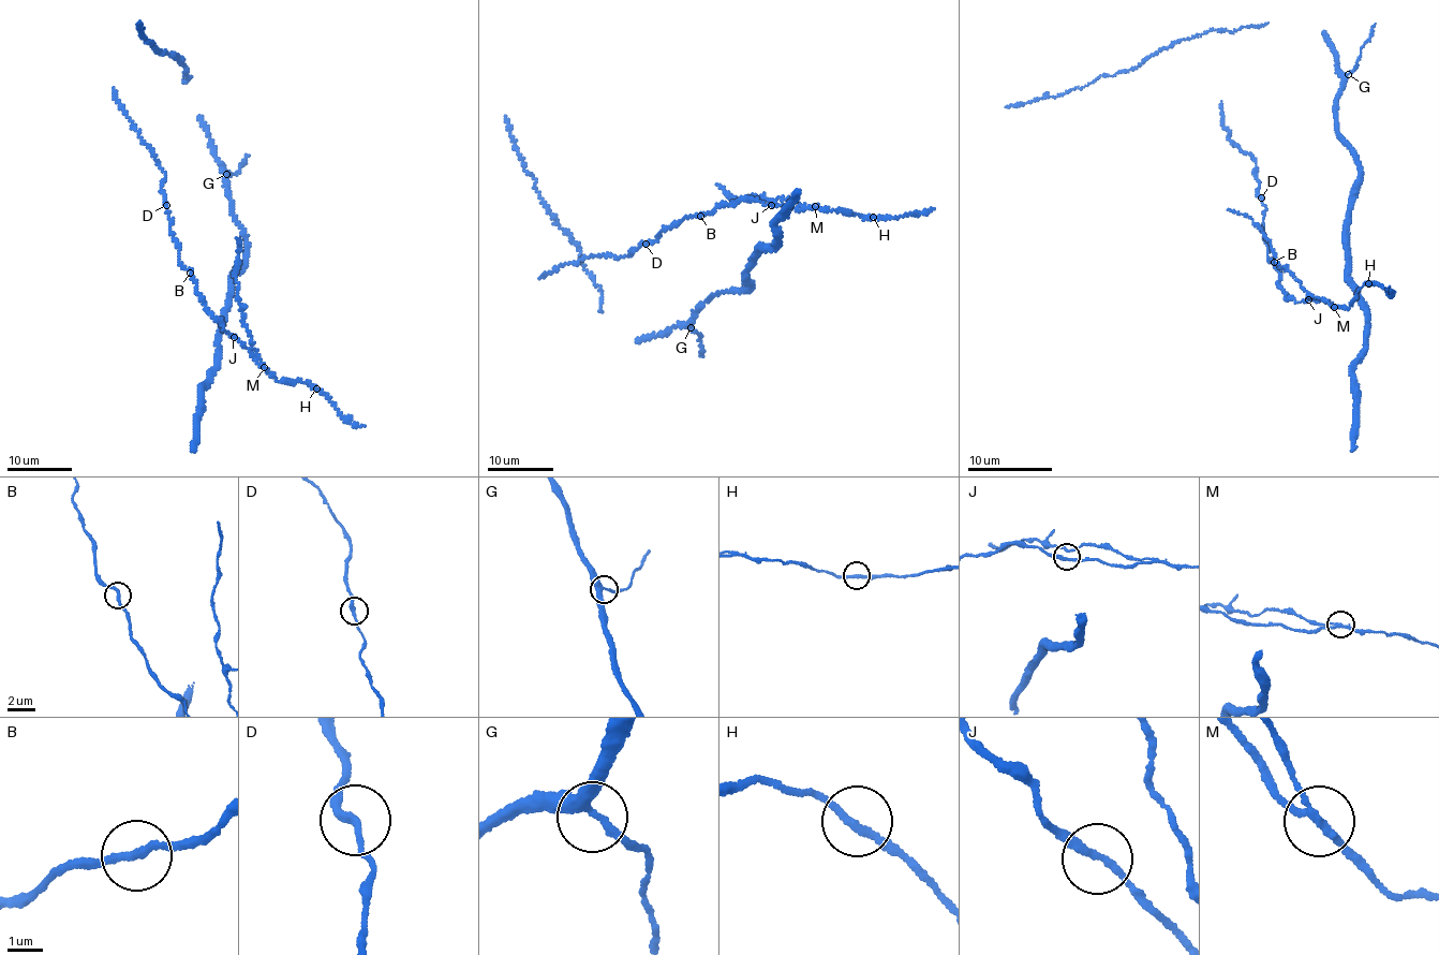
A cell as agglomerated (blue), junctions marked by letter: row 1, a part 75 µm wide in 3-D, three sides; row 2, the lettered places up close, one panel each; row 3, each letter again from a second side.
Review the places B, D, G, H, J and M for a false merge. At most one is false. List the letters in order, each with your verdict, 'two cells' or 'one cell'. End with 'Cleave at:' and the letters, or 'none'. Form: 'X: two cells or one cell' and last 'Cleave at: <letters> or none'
B: one cell
D: one cell
G: one cell
H: one cell
J: one cell
M: two cells
Cleave at: M

